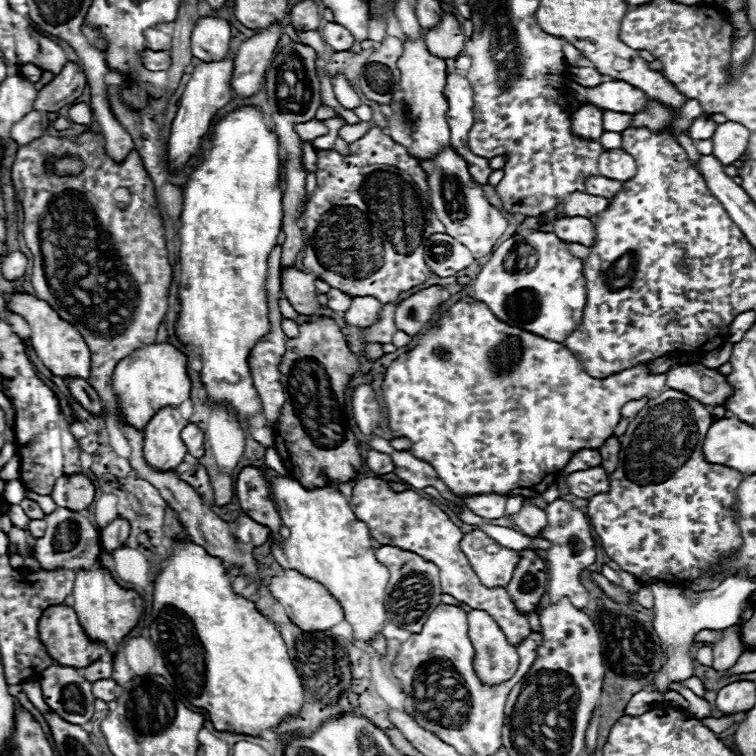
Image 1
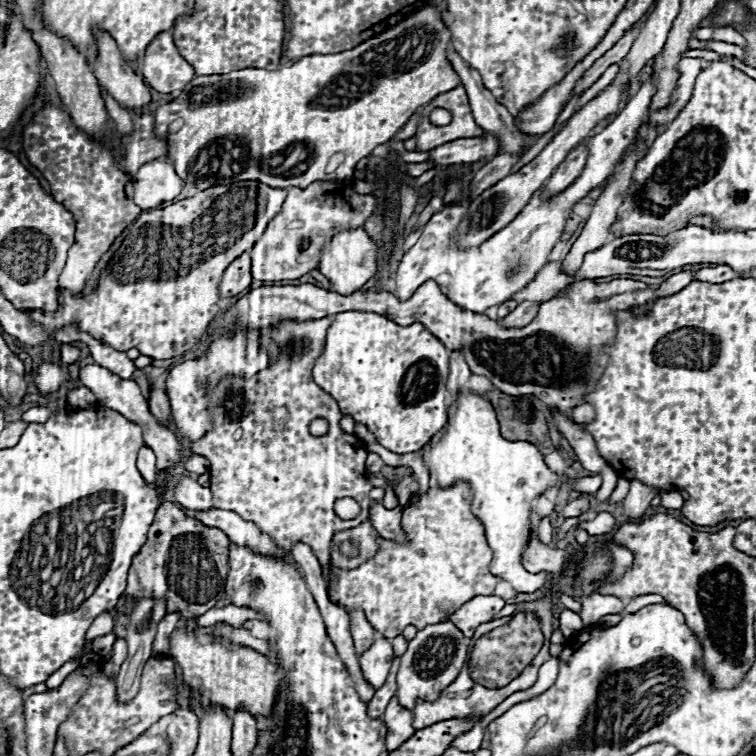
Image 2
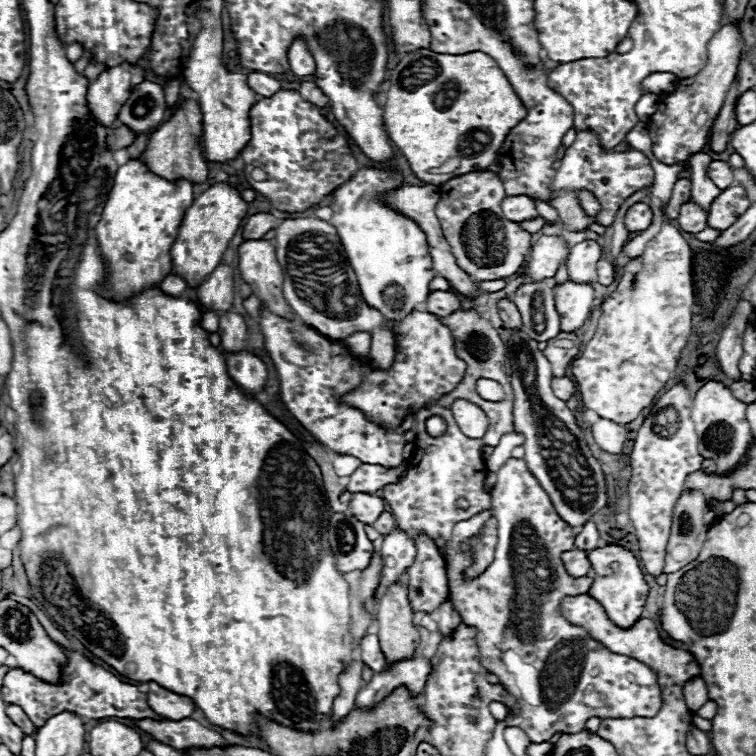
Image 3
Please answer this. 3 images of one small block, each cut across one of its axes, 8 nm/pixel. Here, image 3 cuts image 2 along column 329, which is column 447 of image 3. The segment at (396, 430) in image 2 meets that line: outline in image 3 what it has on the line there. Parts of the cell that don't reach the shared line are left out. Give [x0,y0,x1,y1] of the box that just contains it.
[344,310,466,428]

